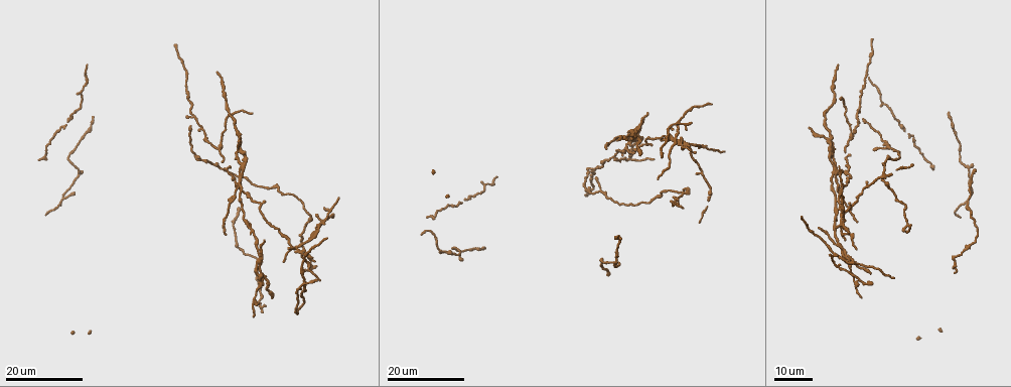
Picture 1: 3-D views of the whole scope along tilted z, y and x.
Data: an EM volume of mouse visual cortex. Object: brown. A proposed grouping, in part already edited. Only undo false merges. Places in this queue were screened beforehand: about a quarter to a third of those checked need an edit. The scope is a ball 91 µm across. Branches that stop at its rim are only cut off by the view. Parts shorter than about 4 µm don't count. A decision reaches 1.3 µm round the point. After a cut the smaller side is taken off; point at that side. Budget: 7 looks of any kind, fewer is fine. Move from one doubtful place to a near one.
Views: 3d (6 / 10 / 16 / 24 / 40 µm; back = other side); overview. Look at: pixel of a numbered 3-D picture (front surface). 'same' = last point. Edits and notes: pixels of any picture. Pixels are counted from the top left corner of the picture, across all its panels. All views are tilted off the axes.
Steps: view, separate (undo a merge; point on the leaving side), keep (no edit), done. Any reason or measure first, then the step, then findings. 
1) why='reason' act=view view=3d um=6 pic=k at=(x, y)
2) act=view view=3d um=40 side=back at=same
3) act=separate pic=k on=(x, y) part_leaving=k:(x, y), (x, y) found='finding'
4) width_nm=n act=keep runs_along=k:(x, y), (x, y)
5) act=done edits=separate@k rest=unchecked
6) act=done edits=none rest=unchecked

why='calibre changes' act=view view=3d um=24 pic=1 at=(250, 198)

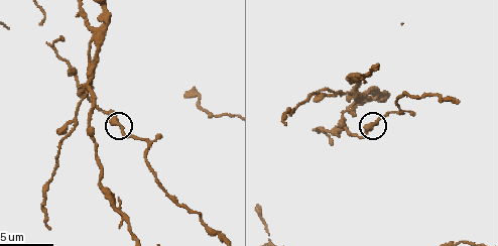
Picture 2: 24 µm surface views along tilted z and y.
why='zoom in' act=view view=3d um=6 pic=2 at=(120, 128)

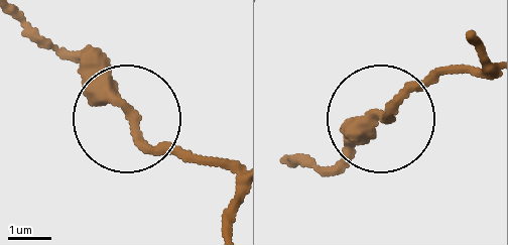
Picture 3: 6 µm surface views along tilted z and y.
act=keep runs_along=3:(301, 158), (330, 167), (408, 86), (455, 66) found='continuous, no second neuron'

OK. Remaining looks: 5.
why='a fork' act=view view=3d um=24 pic=1 at=(295, 246)

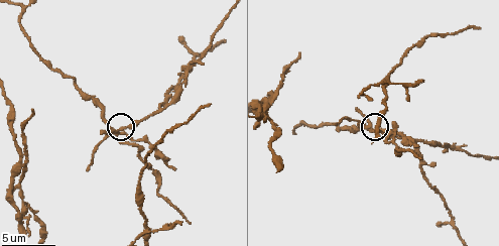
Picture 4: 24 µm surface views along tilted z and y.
act=view view=3d um=6 pic=4 at=(124, 129)

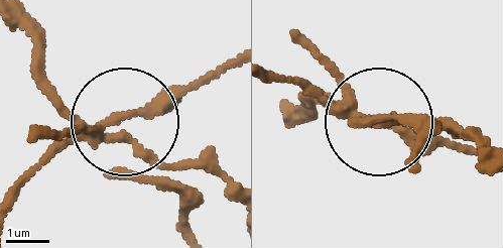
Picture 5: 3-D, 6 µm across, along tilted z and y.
side_arm_um=31 act=separate pic=5 on=(37, 166) part_leaving=5:(96, 135), (159, 113), (226, 71) found='two neurons meet here'

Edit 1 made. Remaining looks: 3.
why='see it whole again' act=view view=overview

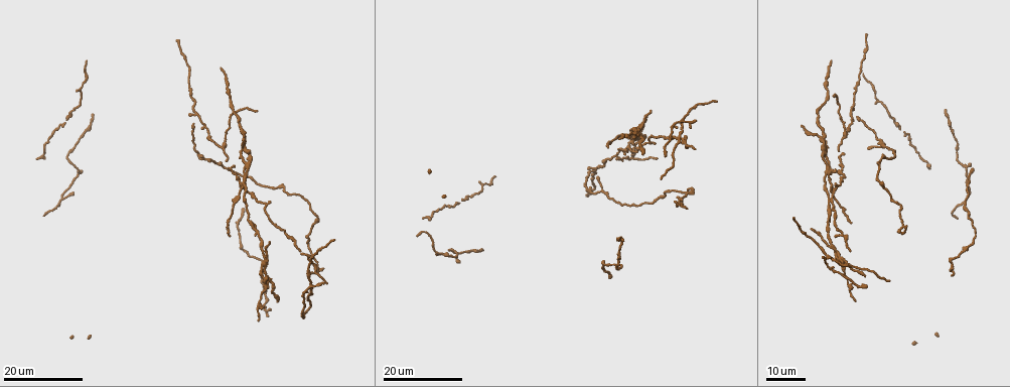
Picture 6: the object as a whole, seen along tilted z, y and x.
why='three arms meet' act=view view=3d um=24 pic=6 at=(843, 236)

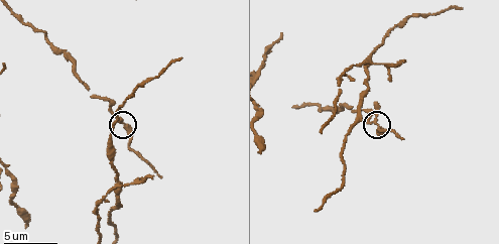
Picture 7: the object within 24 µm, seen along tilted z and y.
act=view view=3d um=10 pic=7 at=(374, 122)

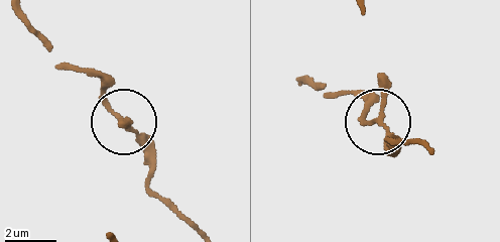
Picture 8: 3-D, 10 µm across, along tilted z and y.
act=keep found='all the same neuron'

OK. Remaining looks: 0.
act=done edits=separate@5 rest=unchecked

